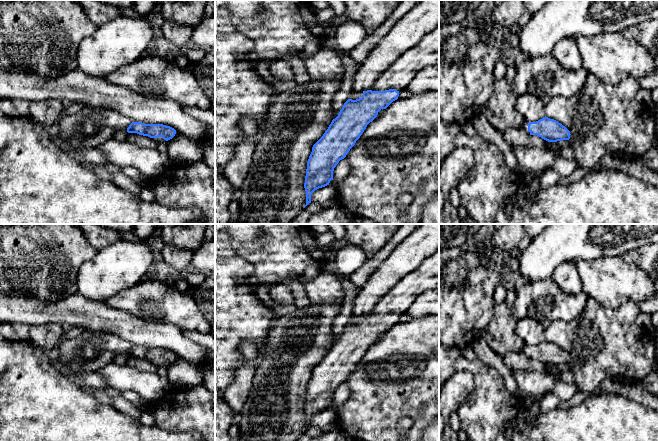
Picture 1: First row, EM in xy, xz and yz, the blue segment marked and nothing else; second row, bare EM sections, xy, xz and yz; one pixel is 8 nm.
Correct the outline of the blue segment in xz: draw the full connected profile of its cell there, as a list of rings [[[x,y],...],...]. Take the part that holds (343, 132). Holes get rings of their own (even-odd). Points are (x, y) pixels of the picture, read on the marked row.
[[[439,25],[412,48],[400,55],[387,70],[377,79],[371,90],[363,91],[361,98],[348,99],[338,116],[332,120],[323,136],[313,145],[307,162],[304,188],[306,191],[306,205],[311,203],[311,194],[329,185],[333,180],[333,171],[340,160],[344,159],[350,149],[360,138],[367,125],[372,122],[381,109],[386,109],[398,99],[399,92],[404,90],[414,76],[425,66],[439,64]]]

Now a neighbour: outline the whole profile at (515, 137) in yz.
[[[526,126],[506,129],[500,132],[505,142],[510,147],[534,146],[538,148],[551,149],[556,155],[561,156],[561,148],[550,143],[537,135],[531,135]]]

